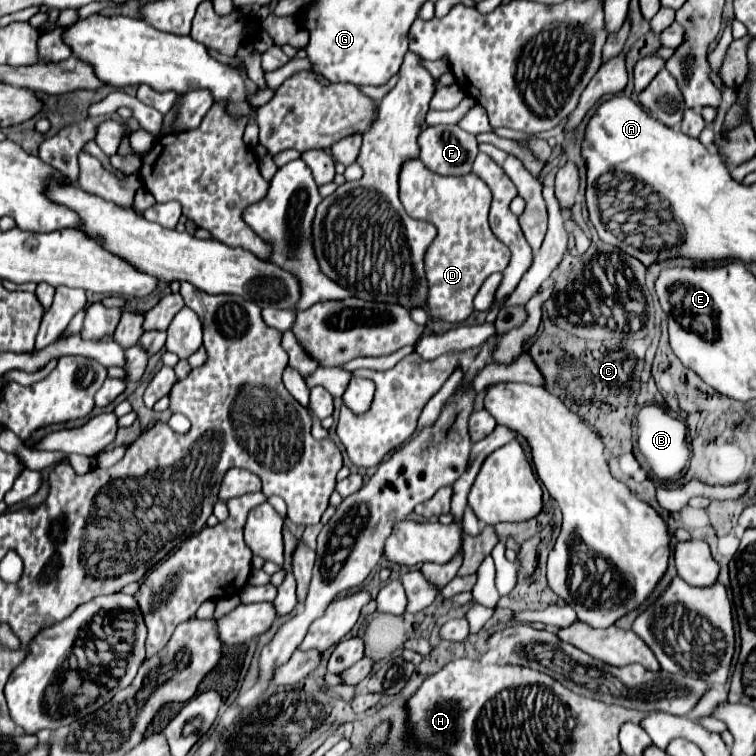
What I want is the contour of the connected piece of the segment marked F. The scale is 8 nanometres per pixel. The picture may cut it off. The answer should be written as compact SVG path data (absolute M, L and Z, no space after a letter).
M457 125L425 127L419 135L421 161L439 175L467 175L477 155L475 135Z

